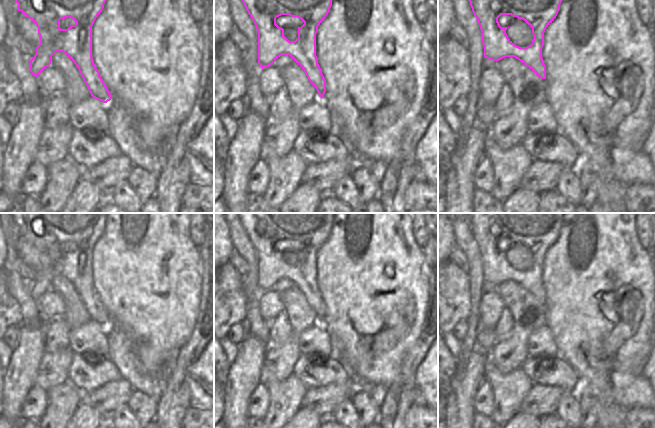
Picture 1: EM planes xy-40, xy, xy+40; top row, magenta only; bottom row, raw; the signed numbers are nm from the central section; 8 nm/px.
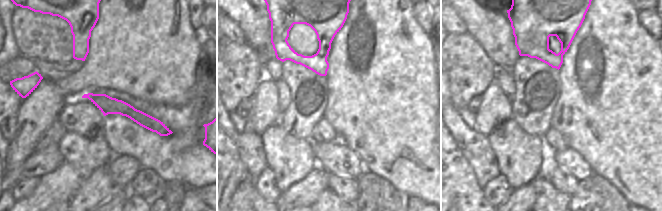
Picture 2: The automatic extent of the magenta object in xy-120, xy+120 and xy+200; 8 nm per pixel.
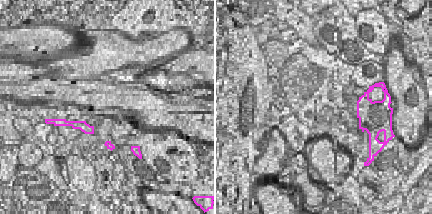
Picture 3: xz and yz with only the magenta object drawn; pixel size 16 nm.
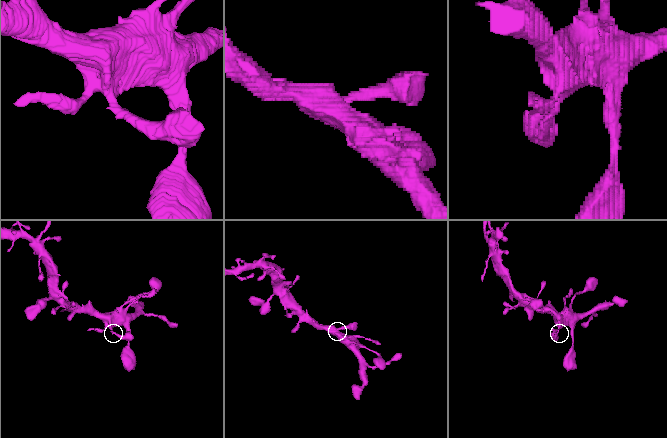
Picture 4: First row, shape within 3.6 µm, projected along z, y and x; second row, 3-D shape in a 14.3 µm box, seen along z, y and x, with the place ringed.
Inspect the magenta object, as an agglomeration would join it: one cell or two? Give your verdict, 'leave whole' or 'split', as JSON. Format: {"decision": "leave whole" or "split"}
{"decision": "leave whole"}

